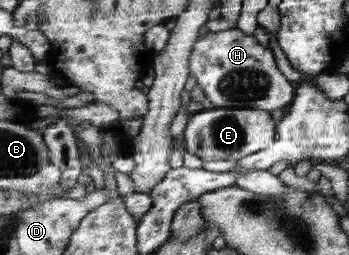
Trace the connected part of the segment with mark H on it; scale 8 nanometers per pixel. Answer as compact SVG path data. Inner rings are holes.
M237 27L223 32L208 32L197 41L196 47L190 58L190 76L195 79L196 85L200 85L206 93L210 107L264 110L274 112L284 106L292 105L296 99L297 84L290 81L278 66L277 58L273 50L259 44L255 36L246 35Z

